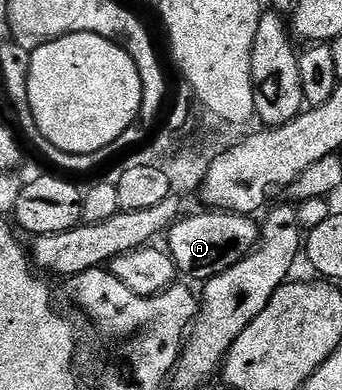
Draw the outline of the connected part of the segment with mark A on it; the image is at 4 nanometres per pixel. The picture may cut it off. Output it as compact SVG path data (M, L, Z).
M222 211L203 212L207 213L180 217L165 234L165 248L174 259L180 274L188 273L189 276L196 277L199 283L205 283L210 277L221 275L241 263L241 259L249 256L259 244L261 232L260 222L254 216Z

